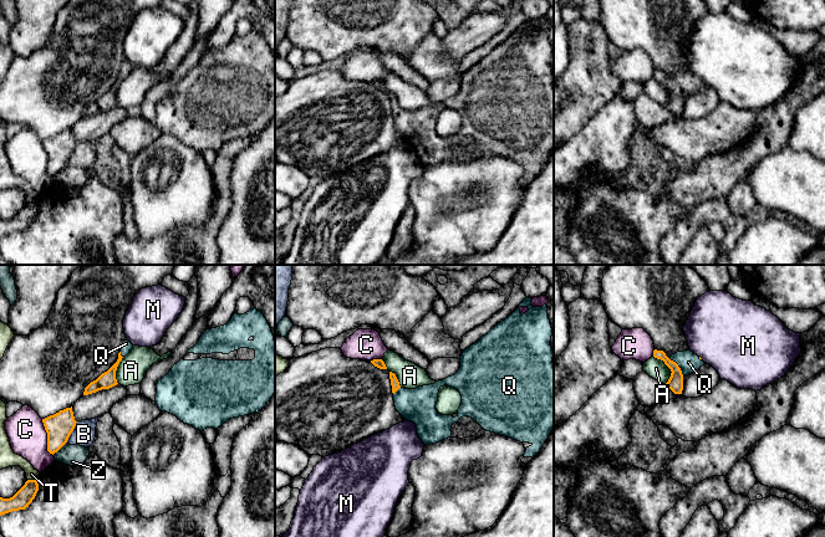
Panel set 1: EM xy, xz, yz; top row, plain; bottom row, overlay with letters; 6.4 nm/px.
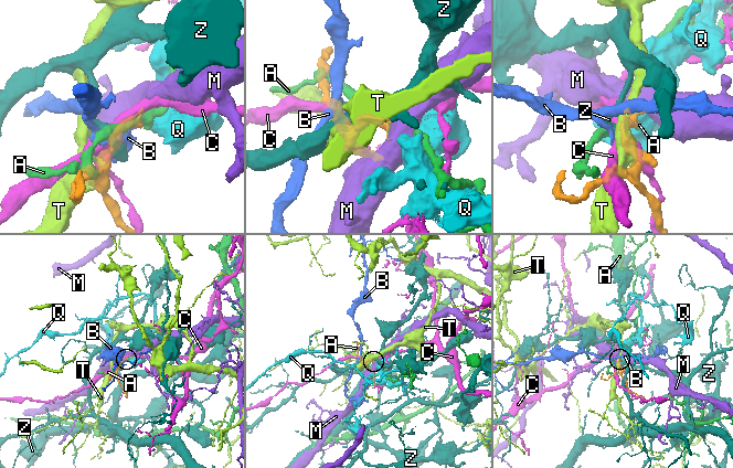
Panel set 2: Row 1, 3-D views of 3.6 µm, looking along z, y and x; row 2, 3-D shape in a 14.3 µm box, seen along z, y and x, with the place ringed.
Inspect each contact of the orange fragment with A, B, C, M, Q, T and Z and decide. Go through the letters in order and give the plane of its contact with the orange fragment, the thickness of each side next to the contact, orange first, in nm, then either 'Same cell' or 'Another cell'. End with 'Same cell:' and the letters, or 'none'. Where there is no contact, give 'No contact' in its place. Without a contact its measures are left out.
A: Touches orange in yz. Thickness 100 nm (orange) against 130 nm. Another cell
B: Touches orange in xy. Thickness 180 nm (orange) against 150 nm. Another cell
C: Touches orange in xy. Thickness 180 nm (orange) against 240 nm. Another cell
M: No contact. Another cell
Q: Touches orange in yz. Thickness 100 nm (orange) against 140 nm. Same cell
T: Touches orange in xy. Thickness 120 nm (orange) against 110 nm. Another cell
Z: Touches orange in xy. Thickness 180 nm (orange) against 140 nm. Another cell
Same cell: Q

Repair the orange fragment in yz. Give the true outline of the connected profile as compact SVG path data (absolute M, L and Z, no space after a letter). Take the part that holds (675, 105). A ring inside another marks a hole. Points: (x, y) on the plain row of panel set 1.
M655 71L653 78L663 82L671 91L672 94L666 107L674 116L682 116L683 98L698 92L704 86L702 80L691 72L677 73L668 80L663 72Z

